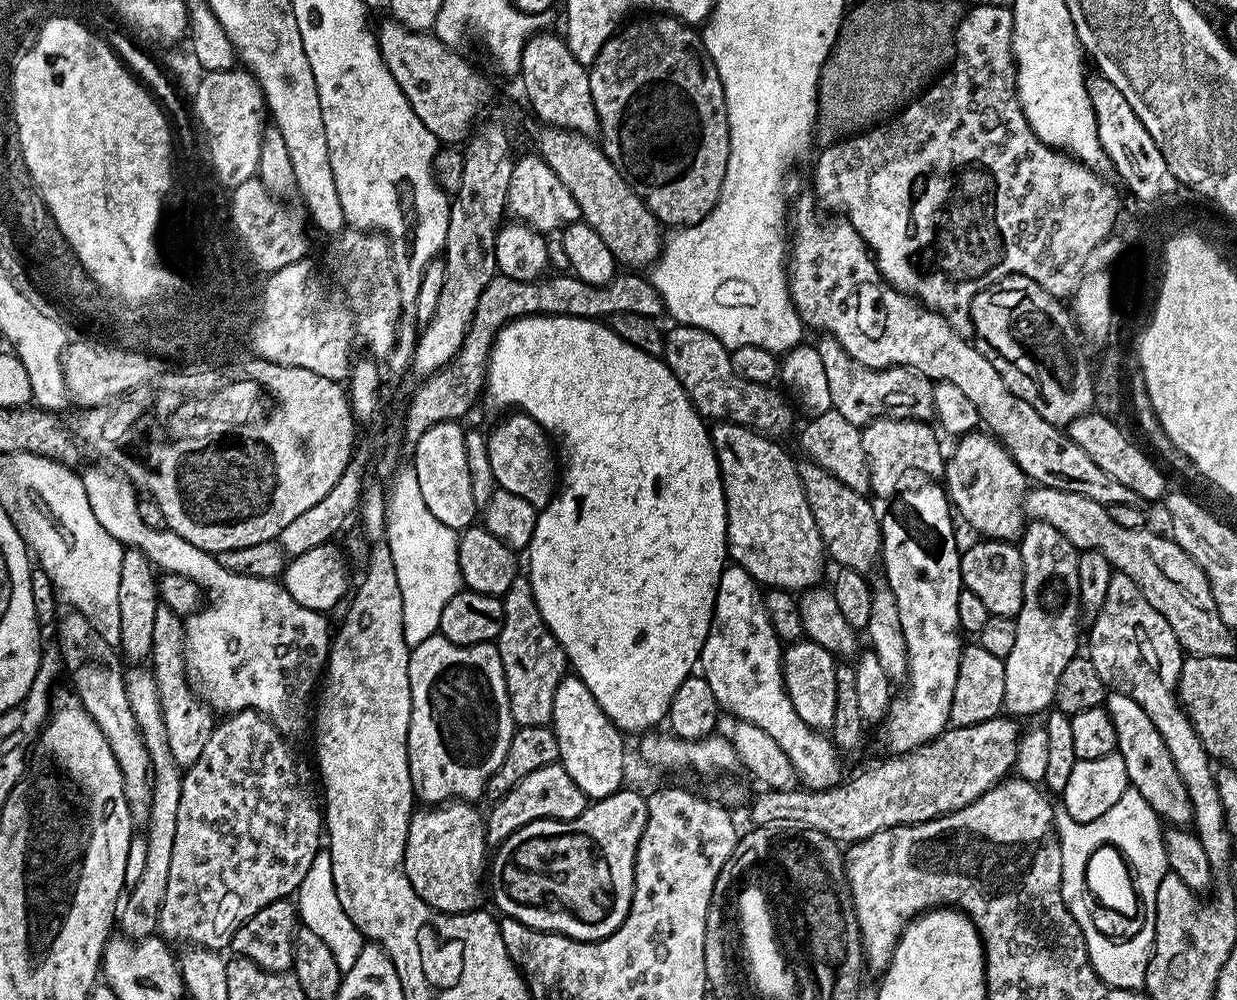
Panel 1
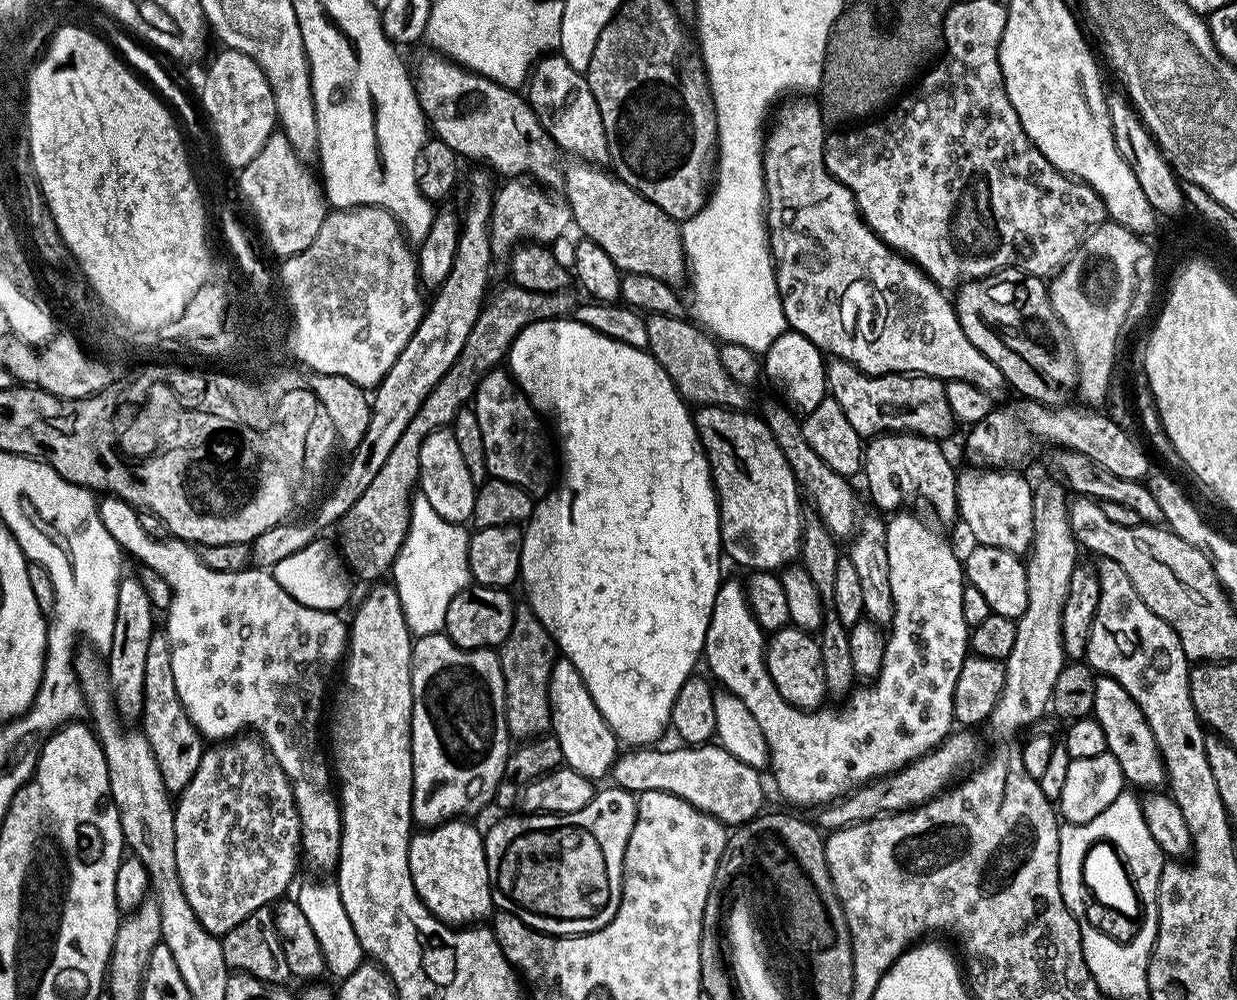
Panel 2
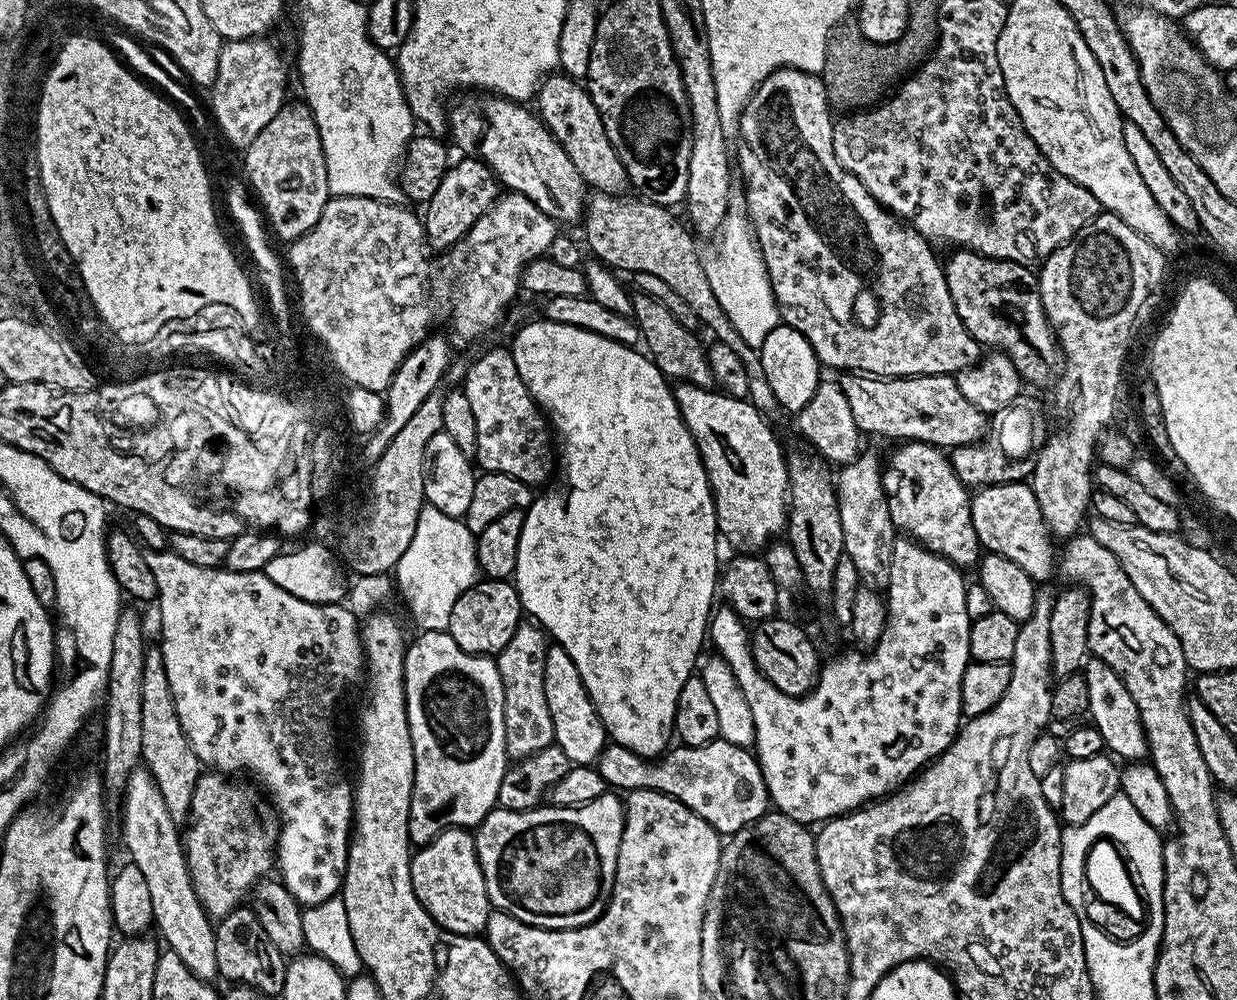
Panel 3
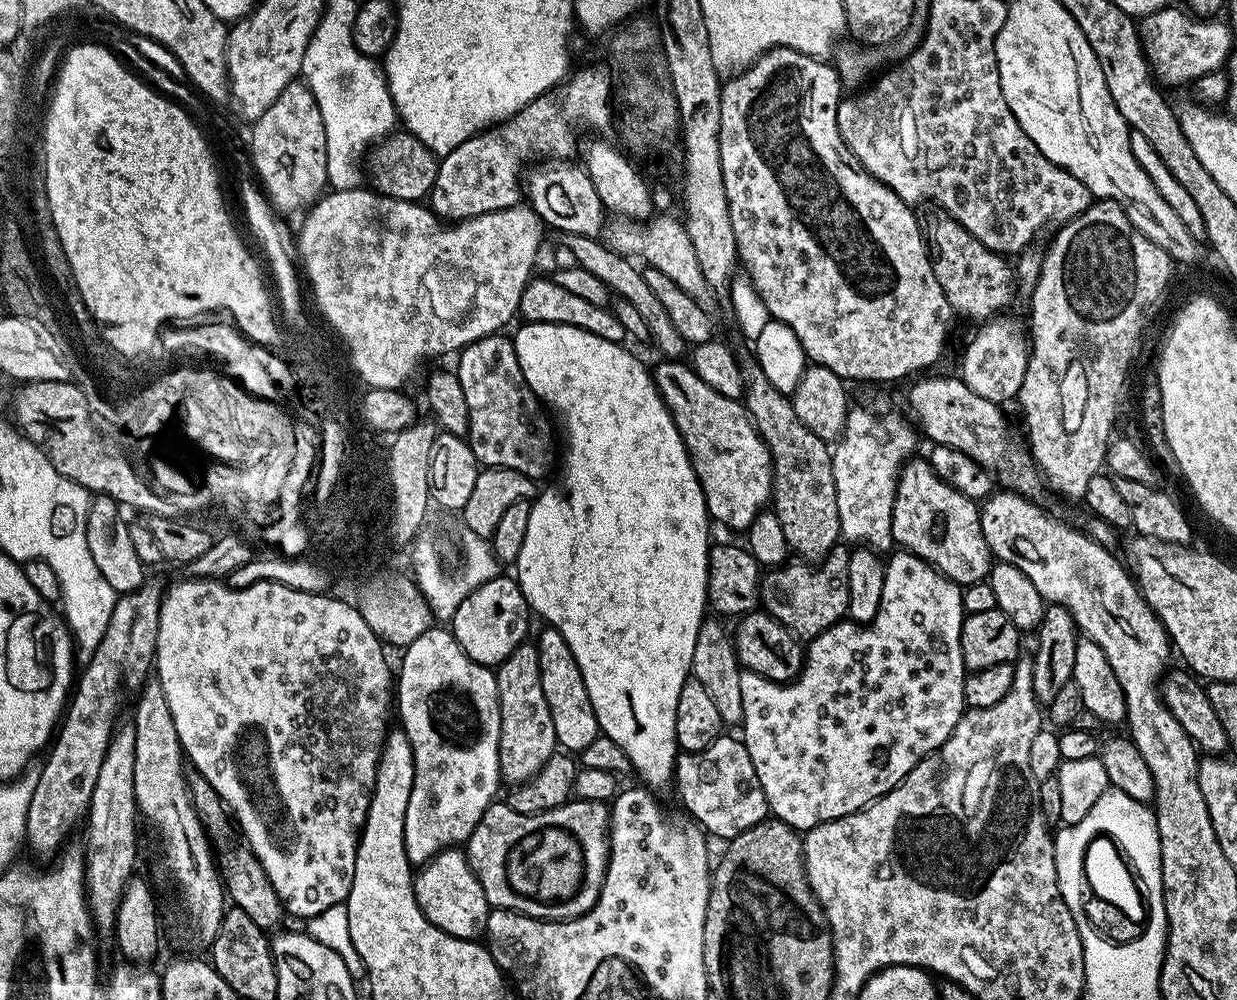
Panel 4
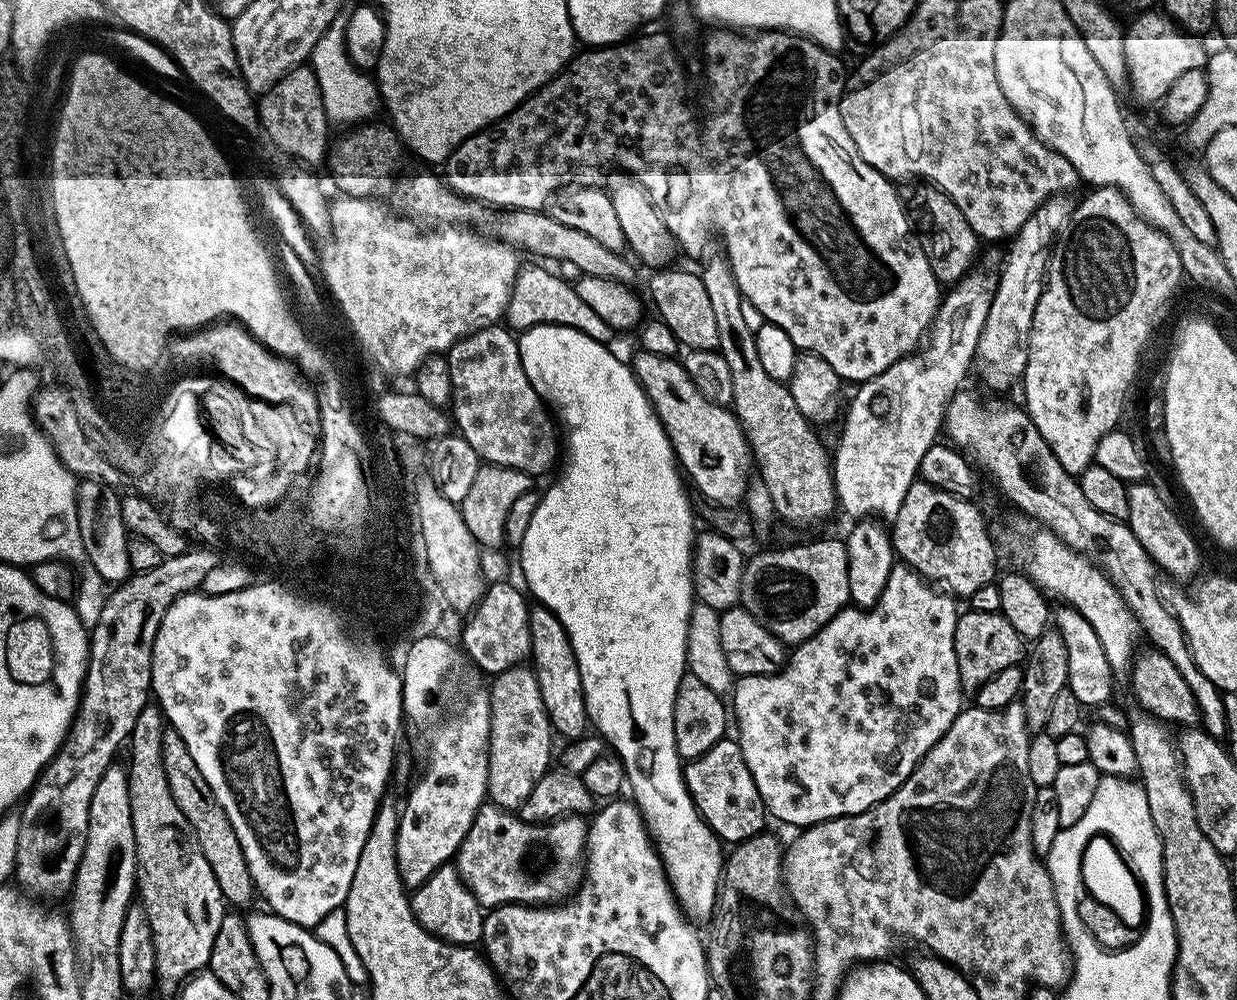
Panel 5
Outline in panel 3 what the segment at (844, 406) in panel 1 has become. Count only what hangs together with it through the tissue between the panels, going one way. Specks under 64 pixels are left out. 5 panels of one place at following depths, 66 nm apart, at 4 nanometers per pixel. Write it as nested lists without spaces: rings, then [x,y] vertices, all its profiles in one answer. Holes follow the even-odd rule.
[[[844,374],[839,377],[838,383],[842,394],[846,394],[846,402],[850,402],[850,414],[854,414],[854,422],[860,427],[861,433],[872,436],[889,436],[895,442],[915,442],[918,444],[933,444],[941,450],[951,450],[962,446],[963,444],[979,444],[984,439],[990,428],[989,417],[982,410],[978,410],[978,406],[974,406],[974,402],[966,402],[966,398],[958,390],[955,375],[946,376],[897,376],[895,378],[877,378],[867,374]]]

